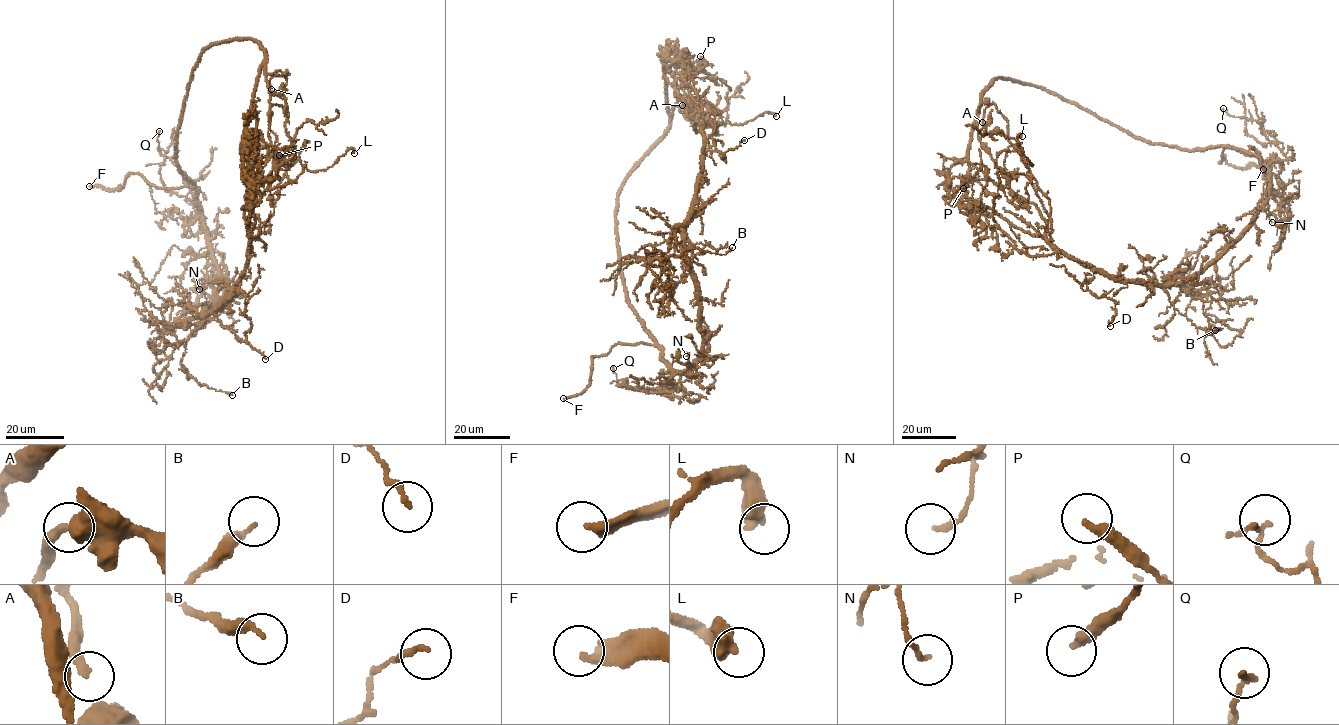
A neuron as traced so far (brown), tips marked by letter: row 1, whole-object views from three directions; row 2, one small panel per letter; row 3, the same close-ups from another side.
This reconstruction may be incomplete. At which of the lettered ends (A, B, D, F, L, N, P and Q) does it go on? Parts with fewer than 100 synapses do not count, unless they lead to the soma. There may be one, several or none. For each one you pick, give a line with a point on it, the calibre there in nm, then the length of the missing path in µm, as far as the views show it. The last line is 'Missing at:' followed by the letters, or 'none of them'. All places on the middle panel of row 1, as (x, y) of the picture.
F: (563, 398) | 280 nm | 10 µm
Missing at: F

